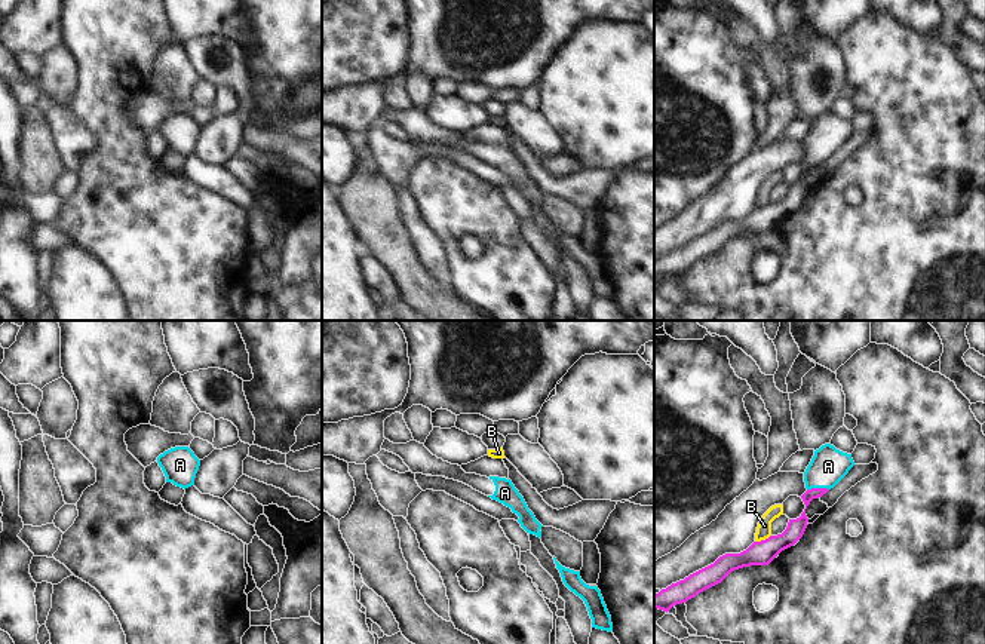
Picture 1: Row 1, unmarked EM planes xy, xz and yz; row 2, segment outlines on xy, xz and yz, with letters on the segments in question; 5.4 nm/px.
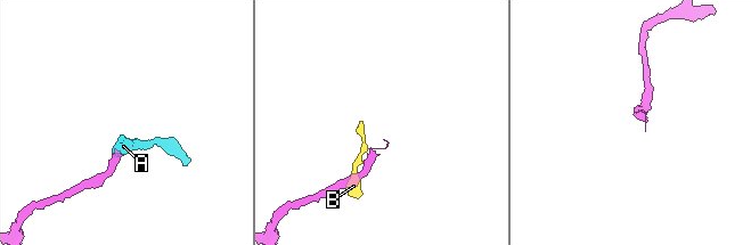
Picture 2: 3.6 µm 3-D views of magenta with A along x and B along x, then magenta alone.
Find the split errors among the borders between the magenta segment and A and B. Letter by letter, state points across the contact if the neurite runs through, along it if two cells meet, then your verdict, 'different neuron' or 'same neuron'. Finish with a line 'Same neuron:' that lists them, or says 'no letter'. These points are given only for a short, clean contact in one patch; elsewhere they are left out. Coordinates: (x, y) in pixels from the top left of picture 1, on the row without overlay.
A: runs through yz (795, 196), (806, 168), (818, 156), (819, 144), (828, 134); same neuron
B: border along yz (770, 202), (755, 209); different neuron
Same neuron: A

